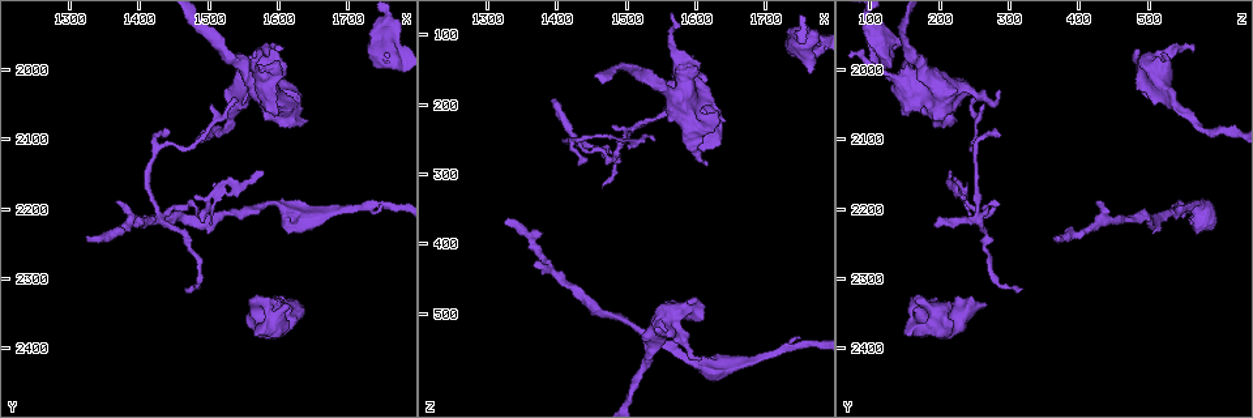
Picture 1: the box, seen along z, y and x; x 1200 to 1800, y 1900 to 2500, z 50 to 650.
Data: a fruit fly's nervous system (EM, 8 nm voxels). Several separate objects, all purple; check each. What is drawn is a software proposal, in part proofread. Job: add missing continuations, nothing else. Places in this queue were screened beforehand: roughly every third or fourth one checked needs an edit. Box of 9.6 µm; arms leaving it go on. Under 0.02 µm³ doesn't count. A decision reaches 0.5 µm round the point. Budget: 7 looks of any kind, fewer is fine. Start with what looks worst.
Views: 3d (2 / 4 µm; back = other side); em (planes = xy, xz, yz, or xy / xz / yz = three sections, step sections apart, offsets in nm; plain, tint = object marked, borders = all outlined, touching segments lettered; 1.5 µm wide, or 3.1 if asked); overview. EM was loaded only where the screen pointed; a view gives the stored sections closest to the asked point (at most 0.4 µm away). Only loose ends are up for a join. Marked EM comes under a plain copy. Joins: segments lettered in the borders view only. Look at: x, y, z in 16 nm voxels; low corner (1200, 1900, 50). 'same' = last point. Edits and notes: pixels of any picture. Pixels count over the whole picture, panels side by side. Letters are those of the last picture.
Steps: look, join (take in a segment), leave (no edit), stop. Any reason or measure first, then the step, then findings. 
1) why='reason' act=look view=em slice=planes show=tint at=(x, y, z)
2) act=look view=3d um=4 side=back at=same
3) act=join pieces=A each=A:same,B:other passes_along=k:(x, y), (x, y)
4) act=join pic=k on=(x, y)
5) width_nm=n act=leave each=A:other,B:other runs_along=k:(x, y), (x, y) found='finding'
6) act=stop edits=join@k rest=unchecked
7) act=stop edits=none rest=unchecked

why='branch stops here' act=look view=3d um=2 at=(1325, 2235, 365)

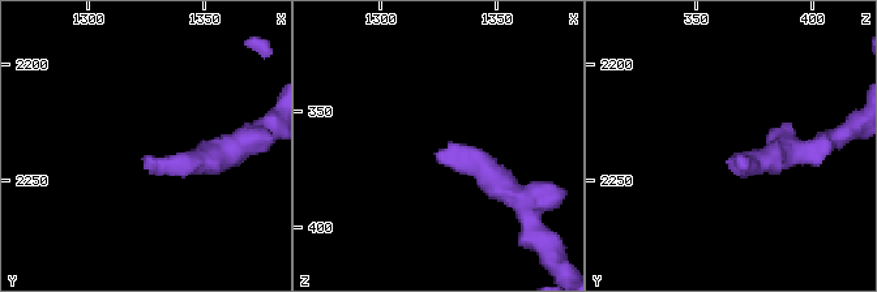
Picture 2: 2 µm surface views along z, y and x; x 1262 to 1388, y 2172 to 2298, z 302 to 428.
act=look view=em slice=planes show=borders at=(1326, 2240, 369)

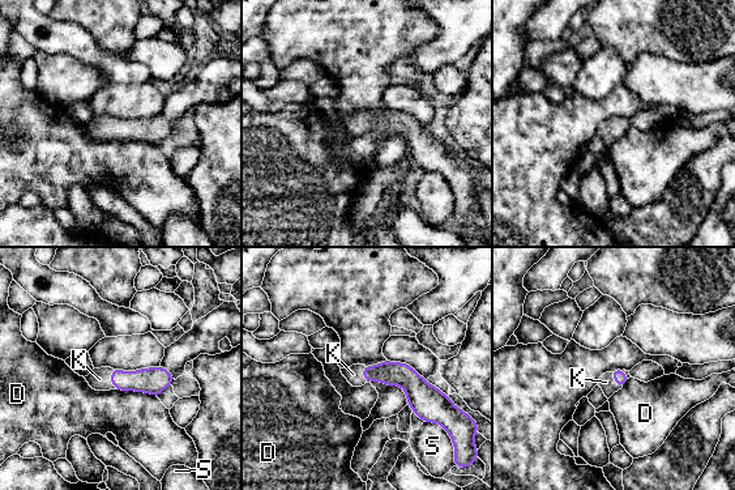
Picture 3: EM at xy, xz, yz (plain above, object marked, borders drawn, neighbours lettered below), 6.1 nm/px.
act=join pieces=K each=D:other,K:same,S:other passes_along=3:(152, 380), (111, 379), (99, 379) found='the neuron continues'

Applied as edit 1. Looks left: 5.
why='thick end' act=look view=em slice=planes show=borders at=(1745, 2000, 125)

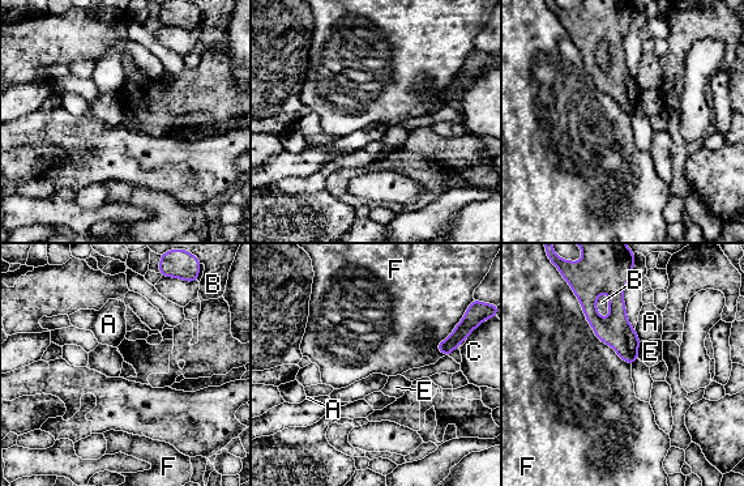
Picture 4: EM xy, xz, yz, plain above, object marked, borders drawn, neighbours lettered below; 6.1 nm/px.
act=leave each=A:other,B:other,C:other,E:other,F:other border=4:(573, 291), (594, 335), (631, 365) found='none of them fits'

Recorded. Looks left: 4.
why='thin end' act=look view=3d um=4 at=(1615, 2030, 285)

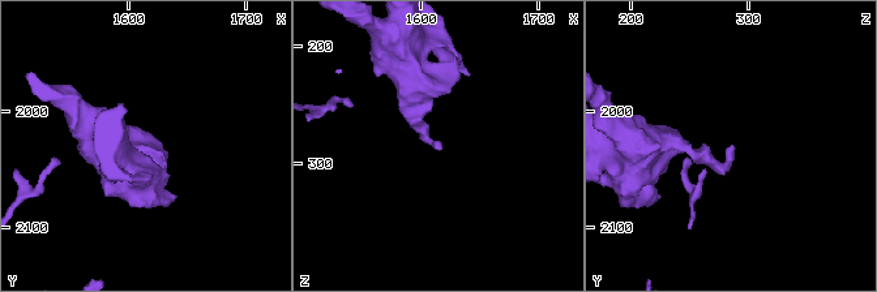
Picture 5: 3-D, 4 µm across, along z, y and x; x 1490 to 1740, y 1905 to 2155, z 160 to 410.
act=look view=em slice=xy step=4 show=tint at=(1612, 2030, 286)

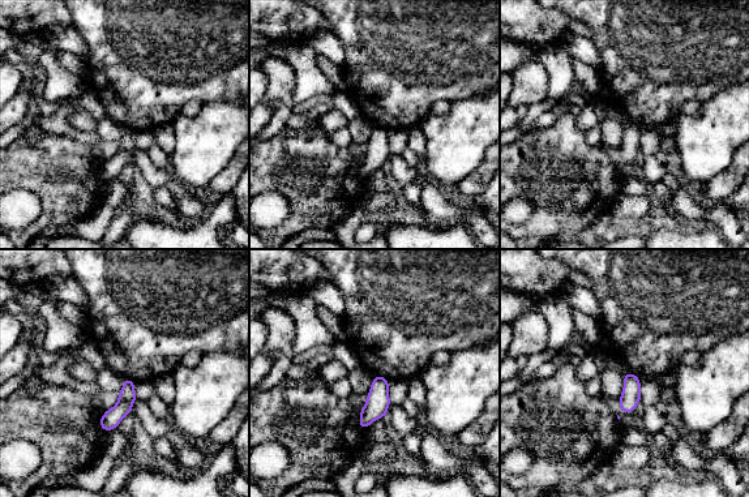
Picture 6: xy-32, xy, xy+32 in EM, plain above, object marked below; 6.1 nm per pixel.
act=look view=em slice=xz step=4 show=borders at=same

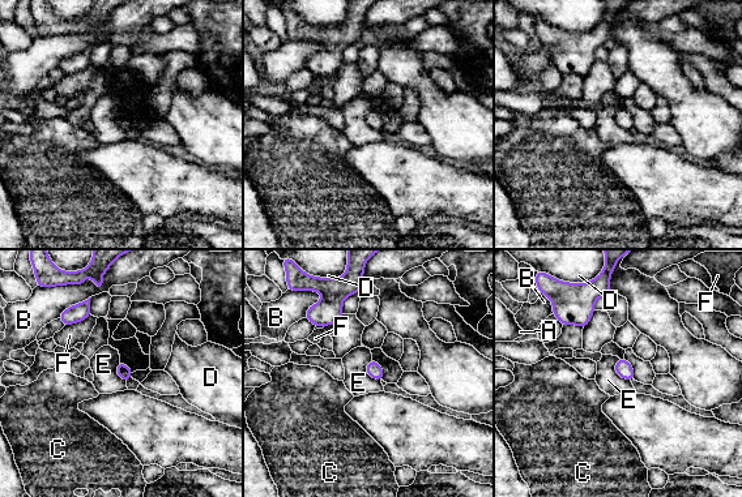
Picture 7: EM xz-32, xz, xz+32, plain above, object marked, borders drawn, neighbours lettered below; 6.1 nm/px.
act=leave each=A:other,B:other,C:other,D:other,E:other,F:other found='none of them fits'

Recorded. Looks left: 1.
act=stop edits=join@3 rest=unchecked

